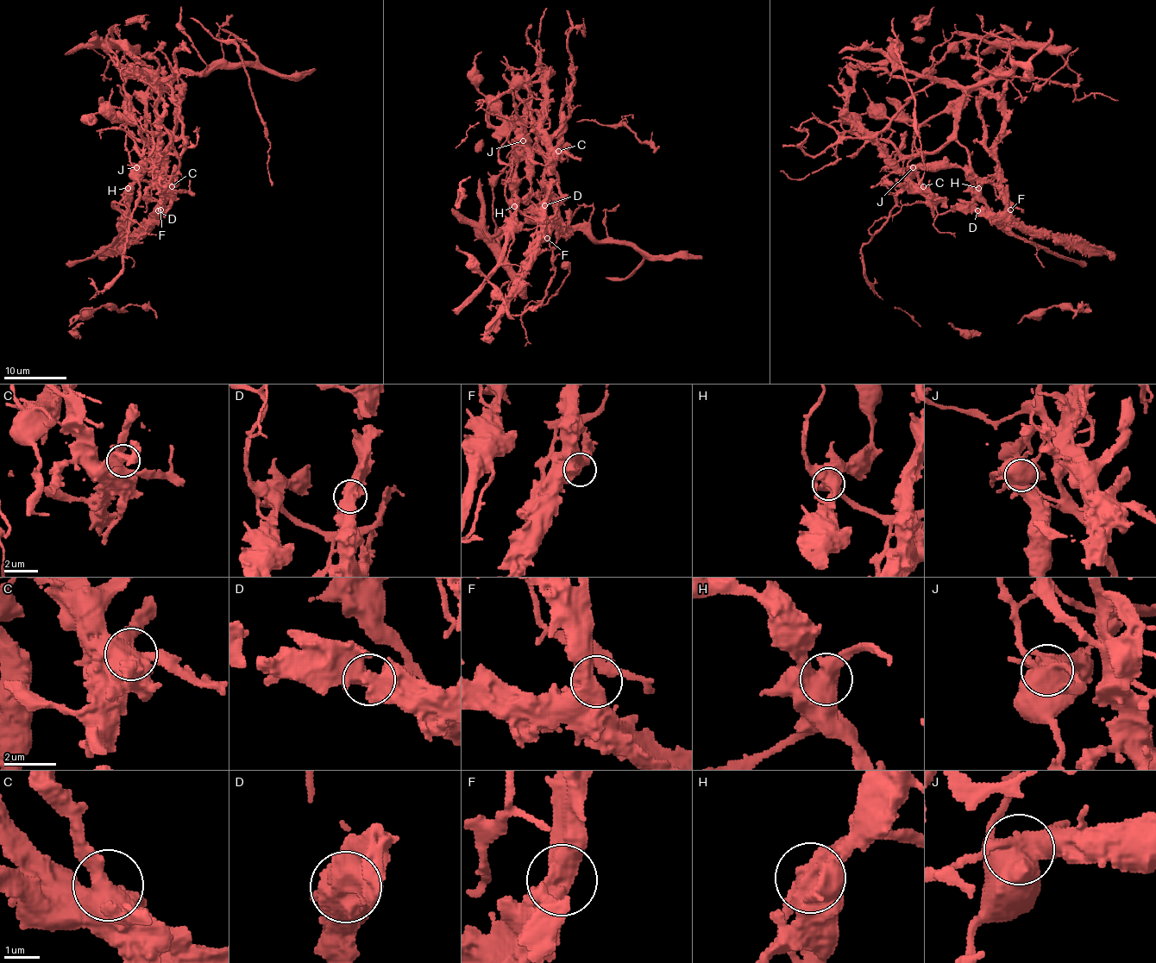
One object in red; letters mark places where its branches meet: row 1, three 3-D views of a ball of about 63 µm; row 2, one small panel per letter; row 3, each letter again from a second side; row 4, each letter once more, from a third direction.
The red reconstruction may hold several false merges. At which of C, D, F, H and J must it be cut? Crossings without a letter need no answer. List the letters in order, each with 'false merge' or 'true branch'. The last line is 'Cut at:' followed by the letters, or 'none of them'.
C: true branch
D: true branch
F: true branch
H: false merge
J: false merge
Cut at: H, J

